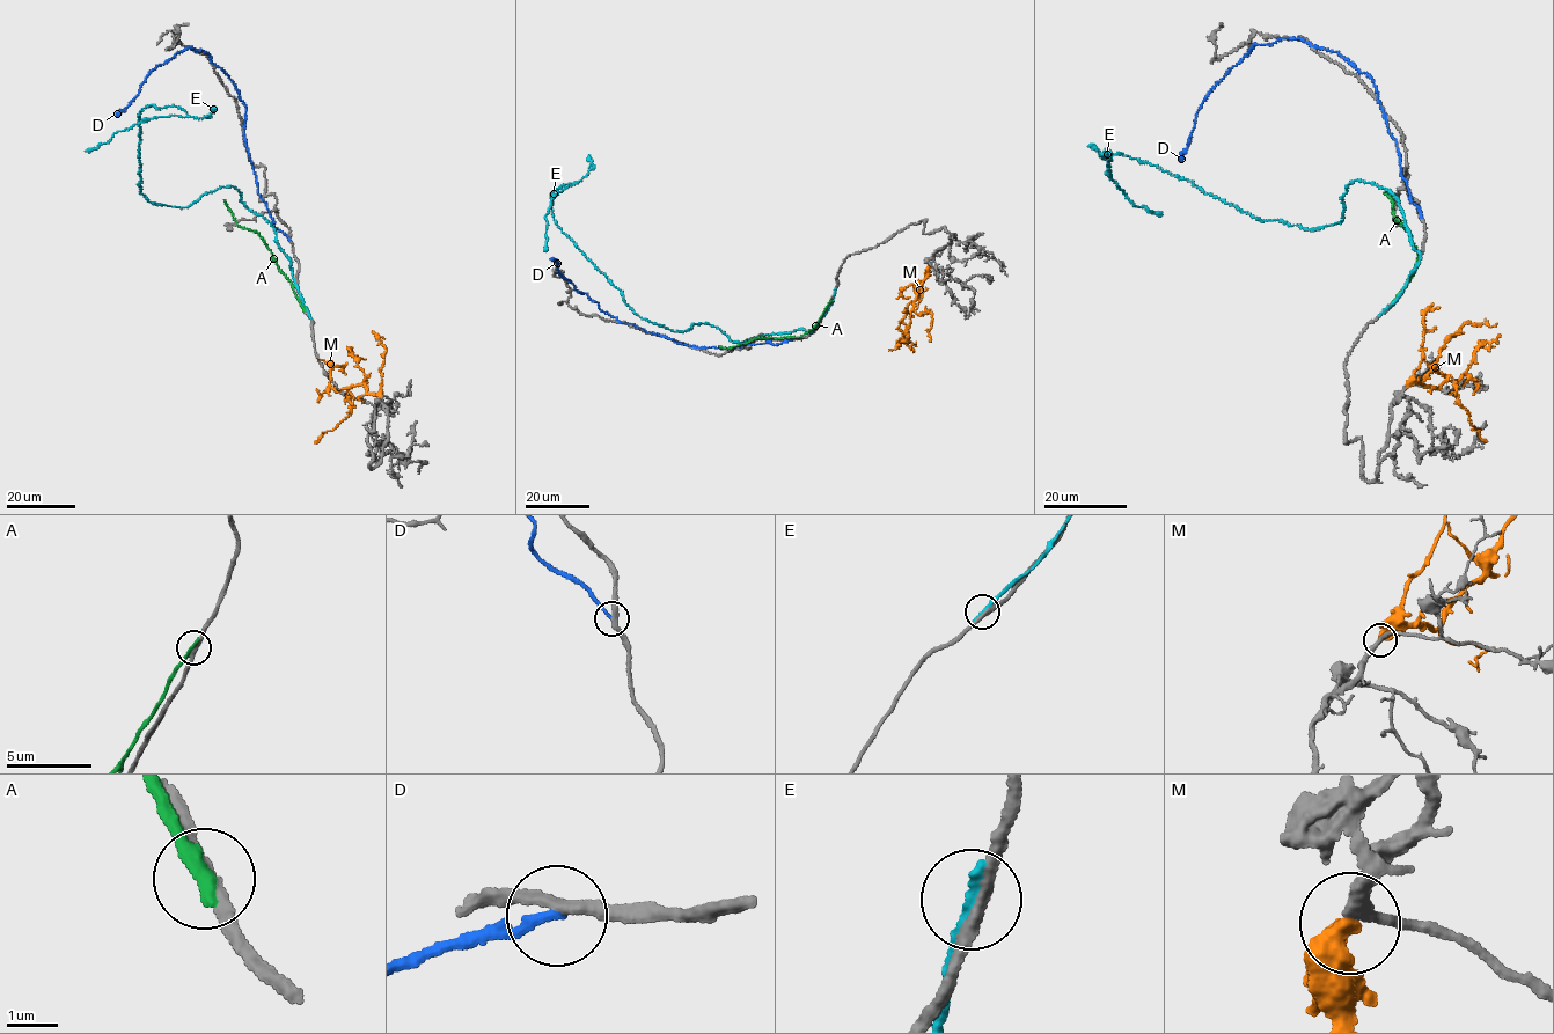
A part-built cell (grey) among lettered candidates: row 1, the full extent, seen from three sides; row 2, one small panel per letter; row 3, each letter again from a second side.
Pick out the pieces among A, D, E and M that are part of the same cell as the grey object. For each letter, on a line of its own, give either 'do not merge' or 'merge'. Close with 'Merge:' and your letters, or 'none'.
A: do not merge
D: do not merge
E: do not merge
M: merge
Merge: M

